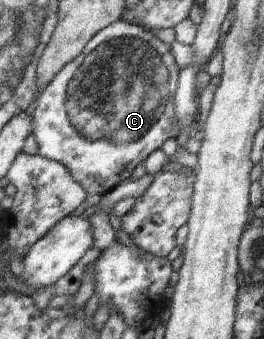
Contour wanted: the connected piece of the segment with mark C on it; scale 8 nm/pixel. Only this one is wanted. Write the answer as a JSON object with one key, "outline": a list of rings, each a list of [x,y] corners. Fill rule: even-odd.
{"outline":[[[119,19],[105,29],[99,31],[83,48],[83,51],[69,63],[66,63],[56,74],[55,77],[38,93],[37,108],[32,114],[32,133],[35,135],[38,145],[39,156],[62,163],[71,174],[71,177],[89,193],[97,193],[104,196],[119,183],[131,179],[131,173],[139,163],[144,163],[145,159],[160,148],[169,137],[177,137],[176,113],[174,110],[175,92],[178,88],[178,75],[180,69],[175,63],[170,46],[156,38],[150,31],[144,30],[135,24],[125,23]]]}

